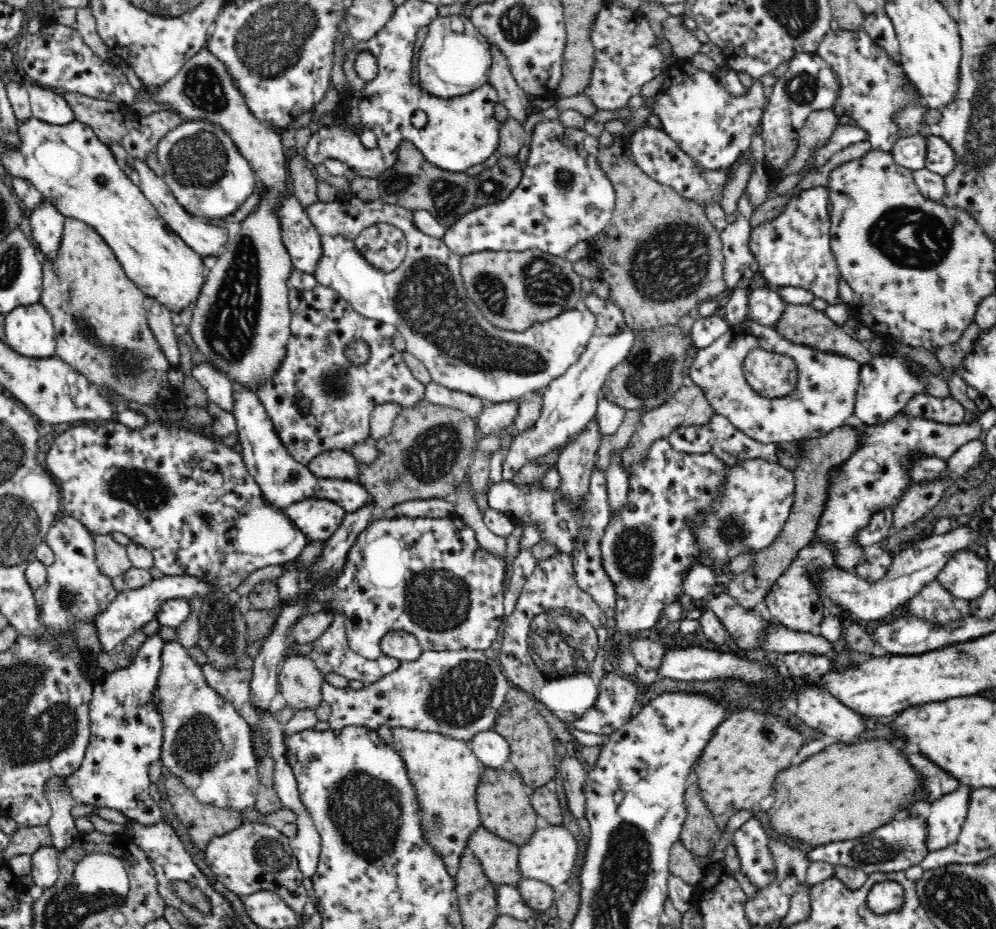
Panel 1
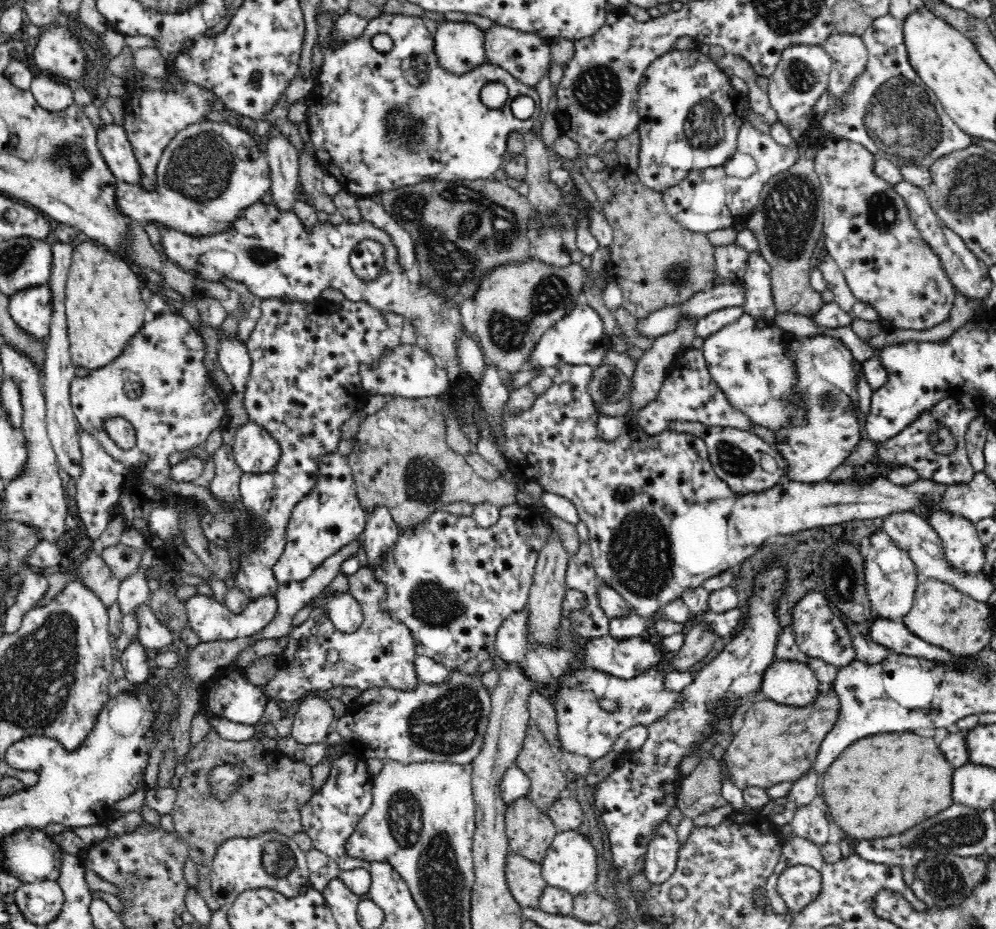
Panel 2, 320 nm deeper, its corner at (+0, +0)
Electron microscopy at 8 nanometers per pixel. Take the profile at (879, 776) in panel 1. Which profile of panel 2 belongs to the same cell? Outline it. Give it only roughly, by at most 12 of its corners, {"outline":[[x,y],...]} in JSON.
{"outline":[[878,734],[826,770],[828,814],[852,838],[954,806],[932,738]]}

